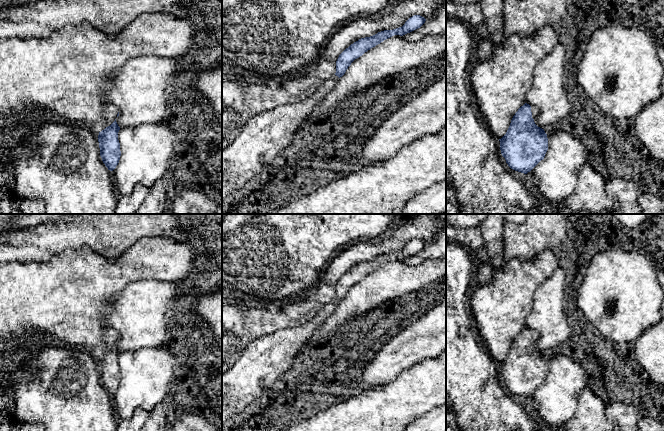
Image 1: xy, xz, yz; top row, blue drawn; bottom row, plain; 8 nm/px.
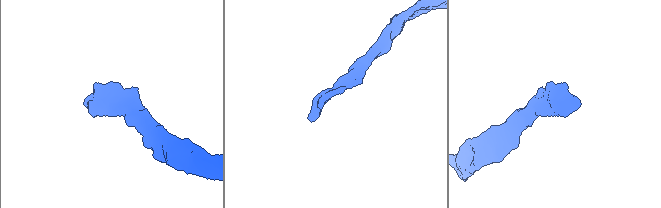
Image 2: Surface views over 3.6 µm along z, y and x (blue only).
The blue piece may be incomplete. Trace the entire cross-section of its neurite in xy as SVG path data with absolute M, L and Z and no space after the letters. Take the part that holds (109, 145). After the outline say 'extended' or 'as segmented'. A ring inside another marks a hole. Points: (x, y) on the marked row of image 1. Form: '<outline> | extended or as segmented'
M112 103L103 106L103 117L105 119L105 129L99 132L98 142L100 156L108 170L113 171L119 163L121 151L118 140L120 127L116 122L119 116L118 109Z | extended

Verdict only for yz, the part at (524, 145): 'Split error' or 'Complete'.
Split error

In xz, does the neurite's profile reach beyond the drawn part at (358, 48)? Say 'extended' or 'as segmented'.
extended

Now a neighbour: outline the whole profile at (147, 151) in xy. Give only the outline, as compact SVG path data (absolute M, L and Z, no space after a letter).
M143 124L120 128L121 156L112 171L119 195L129 195L137 184L150 188L169 169L179 137L167 125Z

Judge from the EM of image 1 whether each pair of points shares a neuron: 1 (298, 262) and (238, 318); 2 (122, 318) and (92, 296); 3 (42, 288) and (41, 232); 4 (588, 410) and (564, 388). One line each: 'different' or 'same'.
1: different
2: different
3: different
4: different

